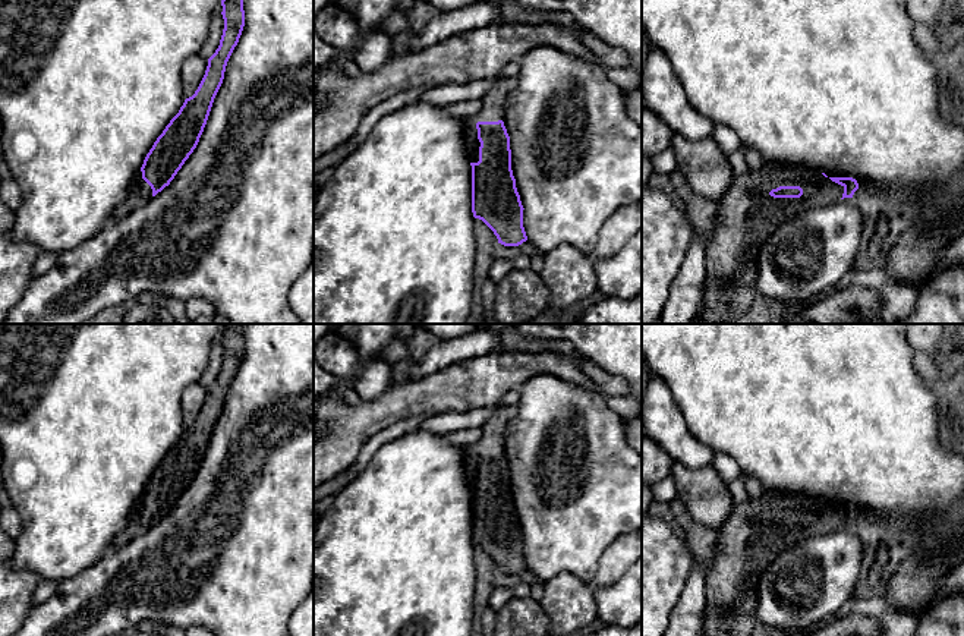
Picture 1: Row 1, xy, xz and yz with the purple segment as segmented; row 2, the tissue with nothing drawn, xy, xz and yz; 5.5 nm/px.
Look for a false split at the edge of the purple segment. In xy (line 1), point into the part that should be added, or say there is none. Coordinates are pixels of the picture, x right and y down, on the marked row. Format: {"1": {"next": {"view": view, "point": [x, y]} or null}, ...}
{"1": {"next": {"view": "xy", "point": [139, 192]}}}

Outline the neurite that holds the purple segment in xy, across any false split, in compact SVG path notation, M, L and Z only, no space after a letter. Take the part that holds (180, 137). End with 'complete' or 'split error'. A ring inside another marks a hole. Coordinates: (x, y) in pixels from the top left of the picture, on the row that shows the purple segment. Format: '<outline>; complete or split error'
M221 0L224 29L220 45L208 59L205 75L195 94L185 100L147 154L129 186L127 196L114 210L111 220L126 218L147 204L174 179L196 148L207 125L214 98L223 84L227 62L245 26L243 0Z; split error

